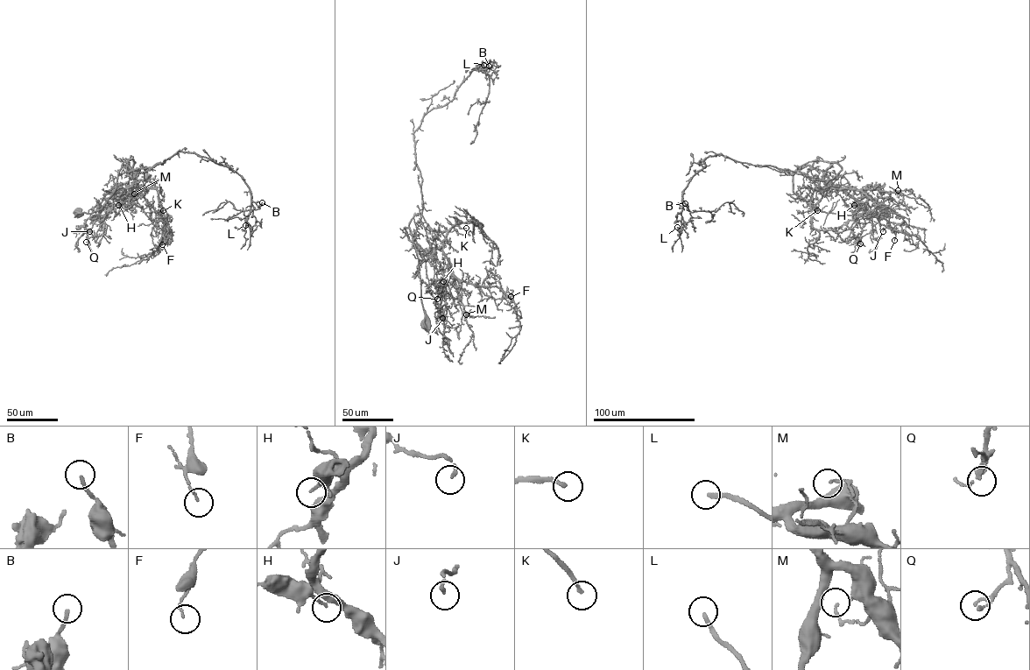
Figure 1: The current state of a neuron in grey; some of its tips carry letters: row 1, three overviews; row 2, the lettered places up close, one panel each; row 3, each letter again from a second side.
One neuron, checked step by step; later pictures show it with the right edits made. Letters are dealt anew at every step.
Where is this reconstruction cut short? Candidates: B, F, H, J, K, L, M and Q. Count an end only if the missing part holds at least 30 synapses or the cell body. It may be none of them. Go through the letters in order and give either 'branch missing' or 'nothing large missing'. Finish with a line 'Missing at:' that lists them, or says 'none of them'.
B: nothing large missing
F: nothing large missing
H: nothing large missing
J: nothing large missing
K: branch missing
L: branch missing
M: nothing large missing
Q: nothing large missing
Missing at: K, L

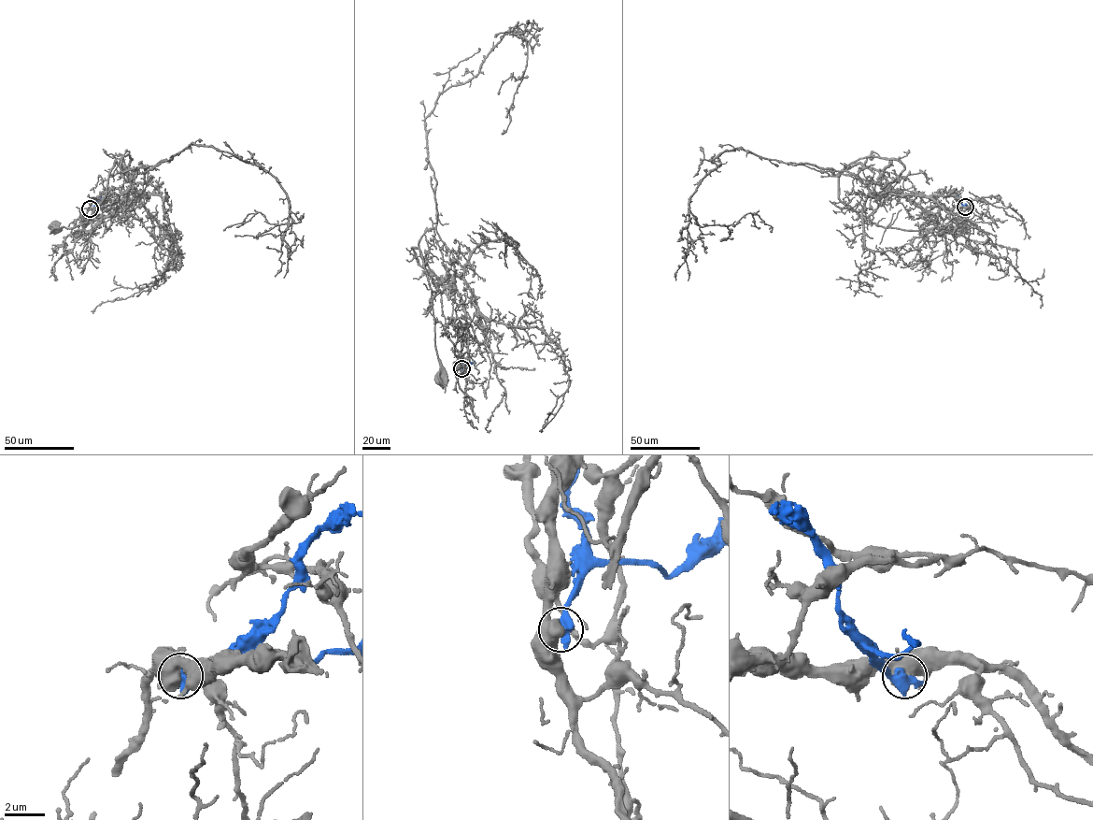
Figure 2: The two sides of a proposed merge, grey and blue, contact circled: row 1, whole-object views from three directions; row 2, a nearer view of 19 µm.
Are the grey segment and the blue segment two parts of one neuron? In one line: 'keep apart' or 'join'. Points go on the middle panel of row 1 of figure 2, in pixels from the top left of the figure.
keep apart

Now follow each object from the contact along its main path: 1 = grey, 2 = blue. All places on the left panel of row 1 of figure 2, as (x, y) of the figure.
1: (90, 208), (116, 208), (127, 196), (130, 183), (116, 161), (105, 197), (86, 222), (54, 228)
2: (90, 208), (107, 206)

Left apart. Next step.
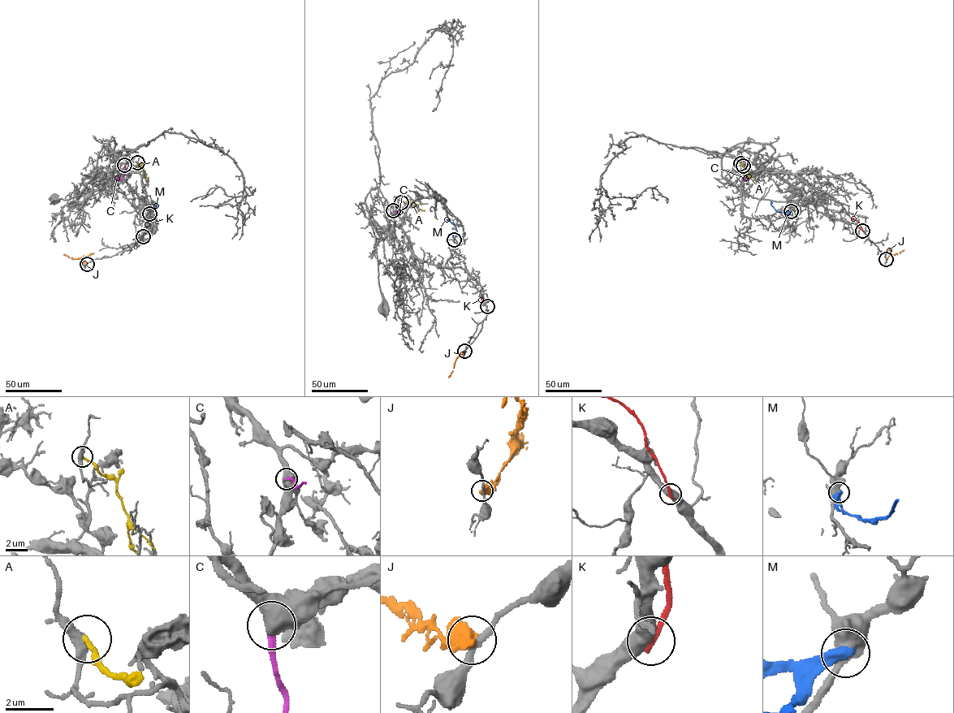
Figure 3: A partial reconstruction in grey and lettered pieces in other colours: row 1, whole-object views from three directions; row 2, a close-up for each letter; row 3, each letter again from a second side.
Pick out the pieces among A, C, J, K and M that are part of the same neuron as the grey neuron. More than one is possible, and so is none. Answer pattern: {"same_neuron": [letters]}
{"same_neuron": ["C"]}

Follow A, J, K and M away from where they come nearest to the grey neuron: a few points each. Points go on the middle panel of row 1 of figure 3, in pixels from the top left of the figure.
A: (401, 202), (417, 205), (424, 210)
J: (464, 351), (456, 359), (448, 378)
K: (487, 306), (481, 302), (481, 295)
M: (454, 239), (456, 227), (446, 219)

